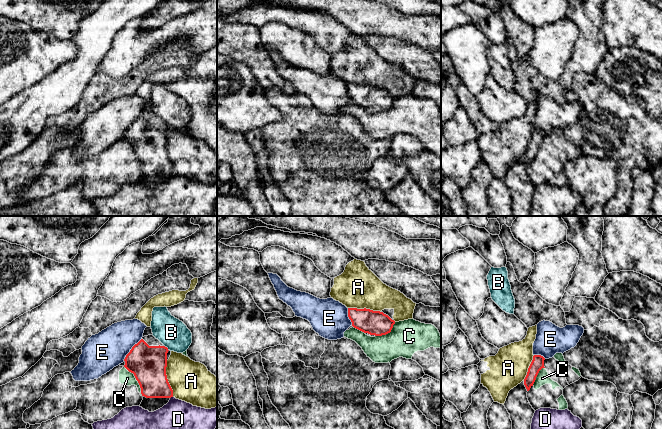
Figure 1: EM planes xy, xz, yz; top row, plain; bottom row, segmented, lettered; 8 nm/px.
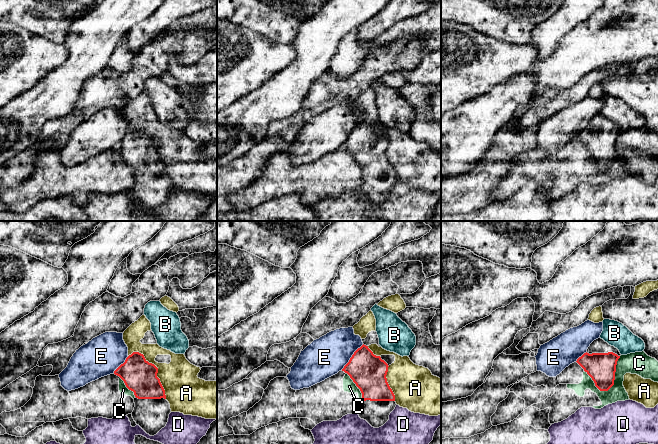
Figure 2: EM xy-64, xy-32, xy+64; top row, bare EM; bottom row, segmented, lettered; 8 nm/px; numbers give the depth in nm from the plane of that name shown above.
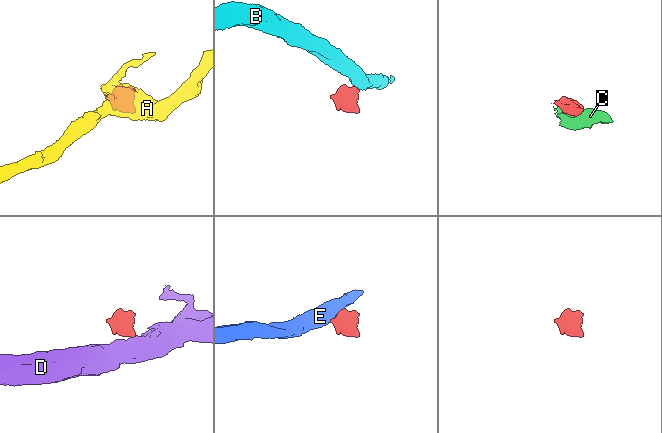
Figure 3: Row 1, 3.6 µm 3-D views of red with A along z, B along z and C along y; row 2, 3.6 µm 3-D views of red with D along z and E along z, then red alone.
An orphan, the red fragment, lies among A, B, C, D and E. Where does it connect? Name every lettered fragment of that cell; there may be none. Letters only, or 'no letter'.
no letter

